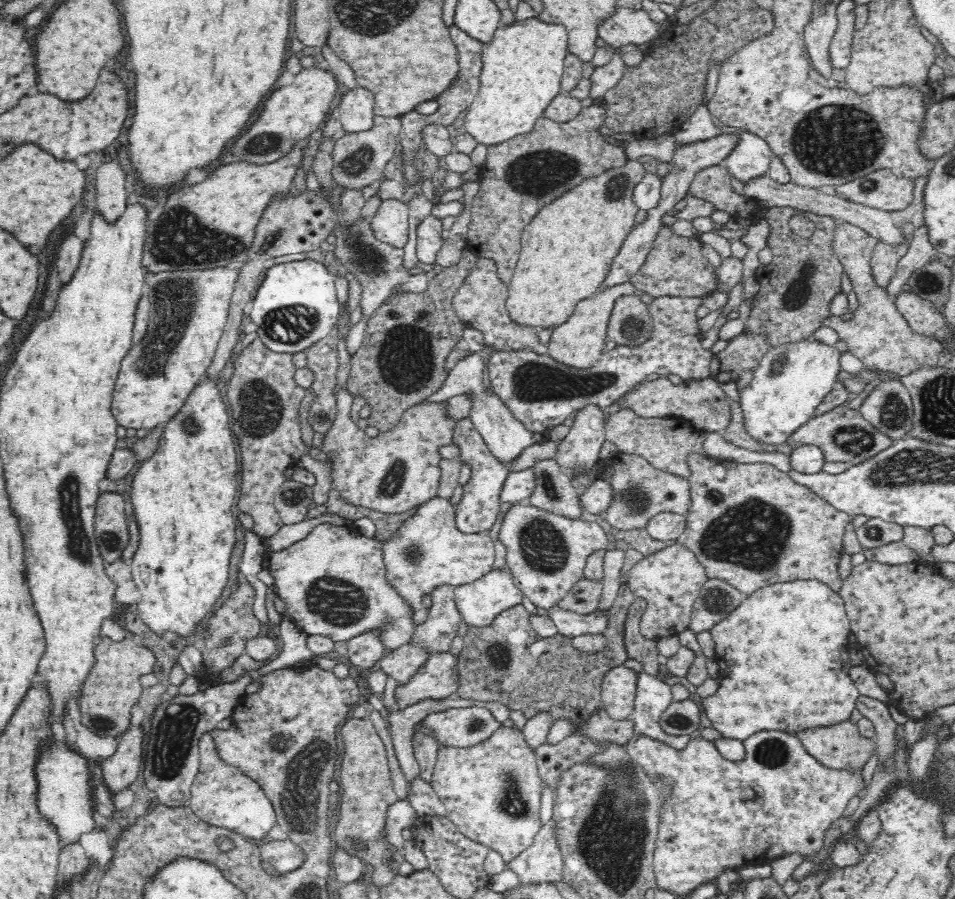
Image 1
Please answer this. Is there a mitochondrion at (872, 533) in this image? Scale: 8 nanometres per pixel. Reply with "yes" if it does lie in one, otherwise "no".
yes

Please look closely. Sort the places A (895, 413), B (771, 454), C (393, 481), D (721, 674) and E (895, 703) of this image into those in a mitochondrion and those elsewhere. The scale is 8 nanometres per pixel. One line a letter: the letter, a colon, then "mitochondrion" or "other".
A: mitochondrion
B: other
C: mitochondrion
D: other
E: other

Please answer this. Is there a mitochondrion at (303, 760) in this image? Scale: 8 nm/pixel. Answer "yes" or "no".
yes

